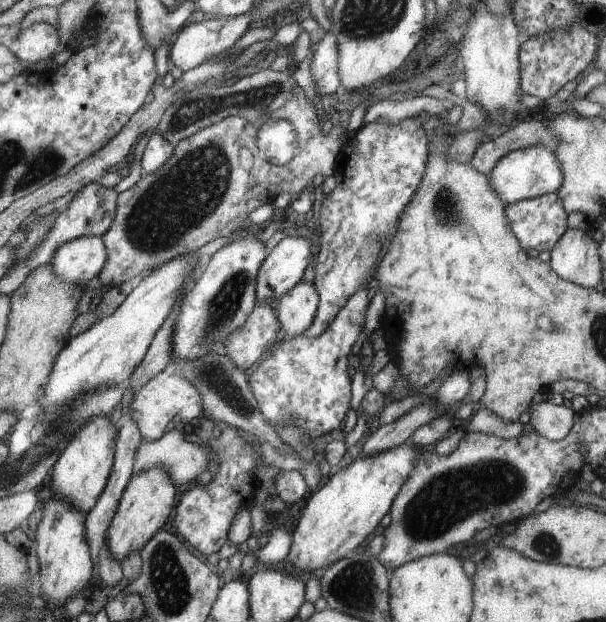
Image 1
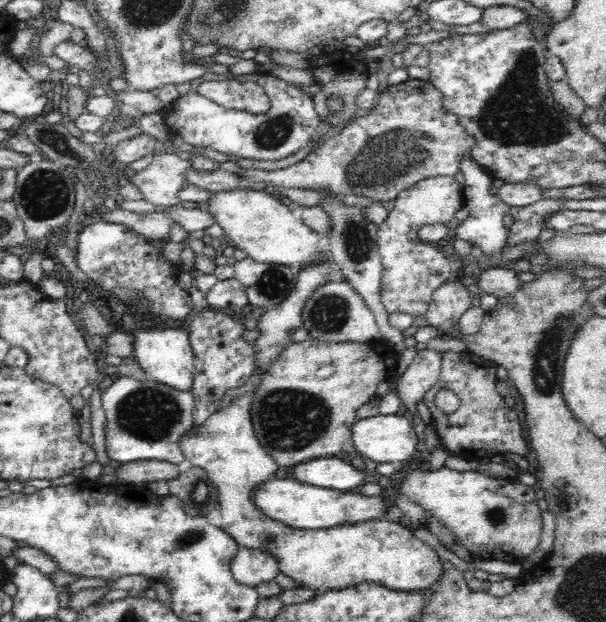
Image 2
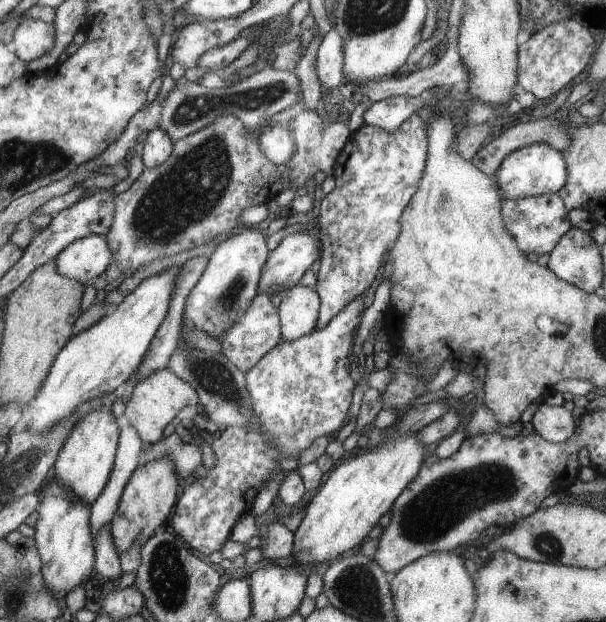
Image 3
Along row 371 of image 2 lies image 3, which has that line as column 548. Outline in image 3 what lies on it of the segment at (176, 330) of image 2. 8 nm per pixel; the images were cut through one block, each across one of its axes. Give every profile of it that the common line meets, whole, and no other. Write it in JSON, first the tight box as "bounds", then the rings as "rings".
{"bounds":[494,144,567,200],"rings":[[[531,144],[524,148],[515,150],[512,154],[508,154],[508,156],[500,162],[500,168],[494,172],[494,178],[496,178],[498,188],[502,190],[503,200],[516,200],[516,198],[522,197],[549,195],[557,193],[564,185],[567,184],[567,160],[564,160],[564,155],[559,151],[559,149],[554,150],[554,148],[552,148],[552,146],[548,146],[548,144]]]}

